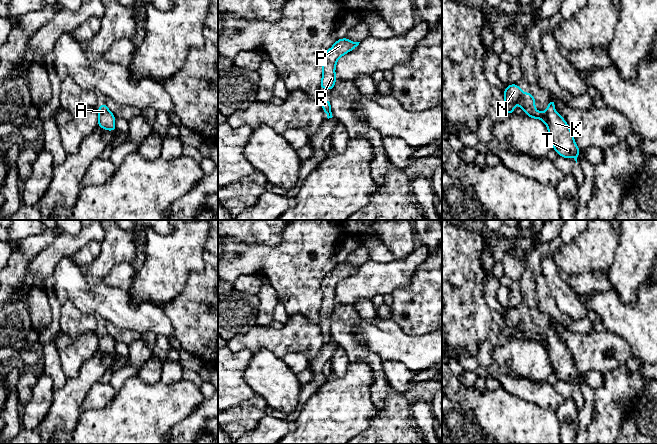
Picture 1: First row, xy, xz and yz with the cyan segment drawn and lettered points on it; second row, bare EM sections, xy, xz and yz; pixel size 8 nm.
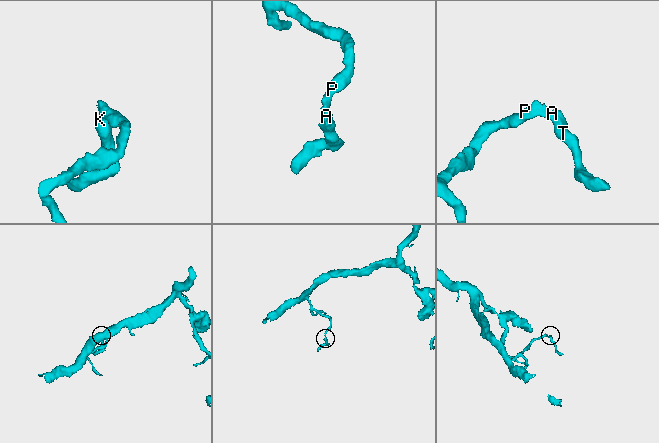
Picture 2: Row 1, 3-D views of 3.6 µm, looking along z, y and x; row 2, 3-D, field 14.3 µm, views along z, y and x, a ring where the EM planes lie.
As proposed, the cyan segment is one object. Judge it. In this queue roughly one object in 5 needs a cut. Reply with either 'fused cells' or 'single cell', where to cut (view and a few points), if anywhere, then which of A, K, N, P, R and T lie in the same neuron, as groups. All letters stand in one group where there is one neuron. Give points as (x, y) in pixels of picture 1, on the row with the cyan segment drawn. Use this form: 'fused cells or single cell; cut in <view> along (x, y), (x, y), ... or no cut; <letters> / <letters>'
single cell; no cut; A K N P R T

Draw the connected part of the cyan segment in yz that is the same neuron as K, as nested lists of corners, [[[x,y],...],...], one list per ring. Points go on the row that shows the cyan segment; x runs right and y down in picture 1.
[[[510,84],[503,92],[505,96],[505,102],[502,105],[503,110],[512,115],[515,111],[515,104],[519,103],[519,106],[528,117],[539,118],[546,124],[553,149],[557,151],[559,156],[567,159],[573,157],[577,163],[577,157],[581,150],[575,144],[569,125],[559,115],[554,99],[549,99],[546,112],[542,113],[535,110],[535,98],[533,95],[530,92],[524,94],[517,84]]]

